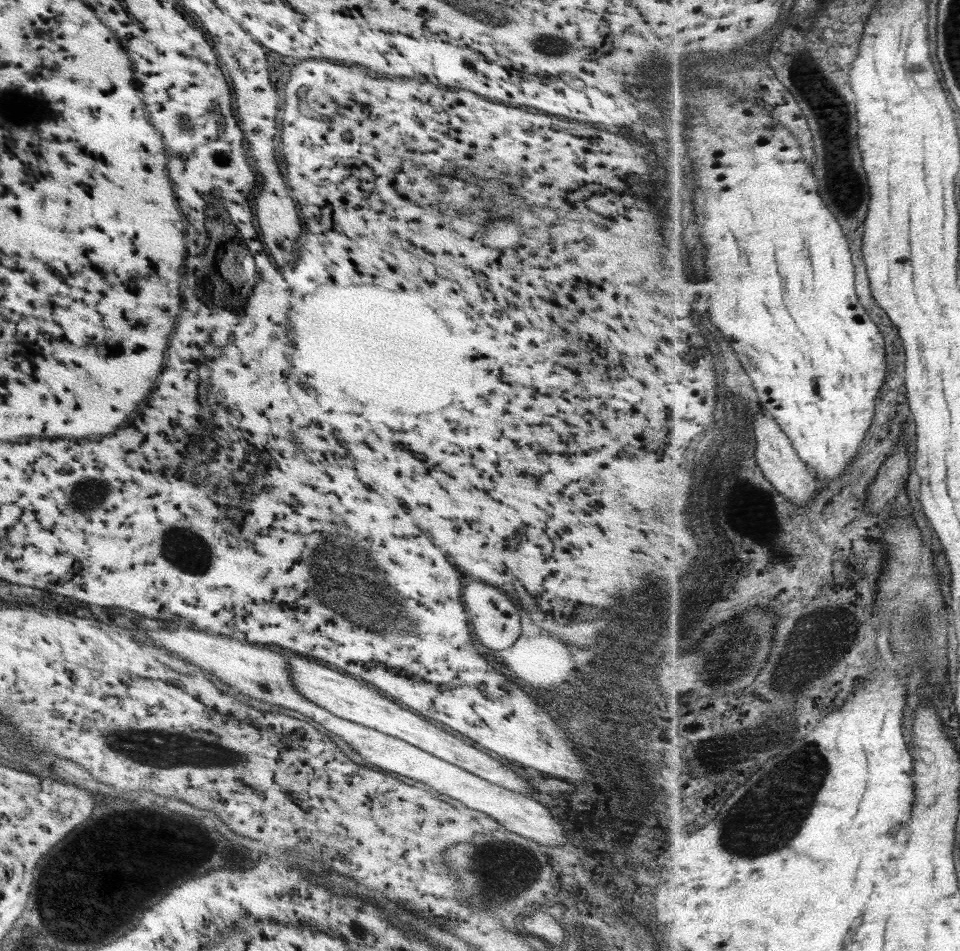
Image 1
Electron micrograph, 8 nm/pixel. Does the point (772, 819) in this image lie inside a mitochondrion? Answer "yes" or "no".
yes

